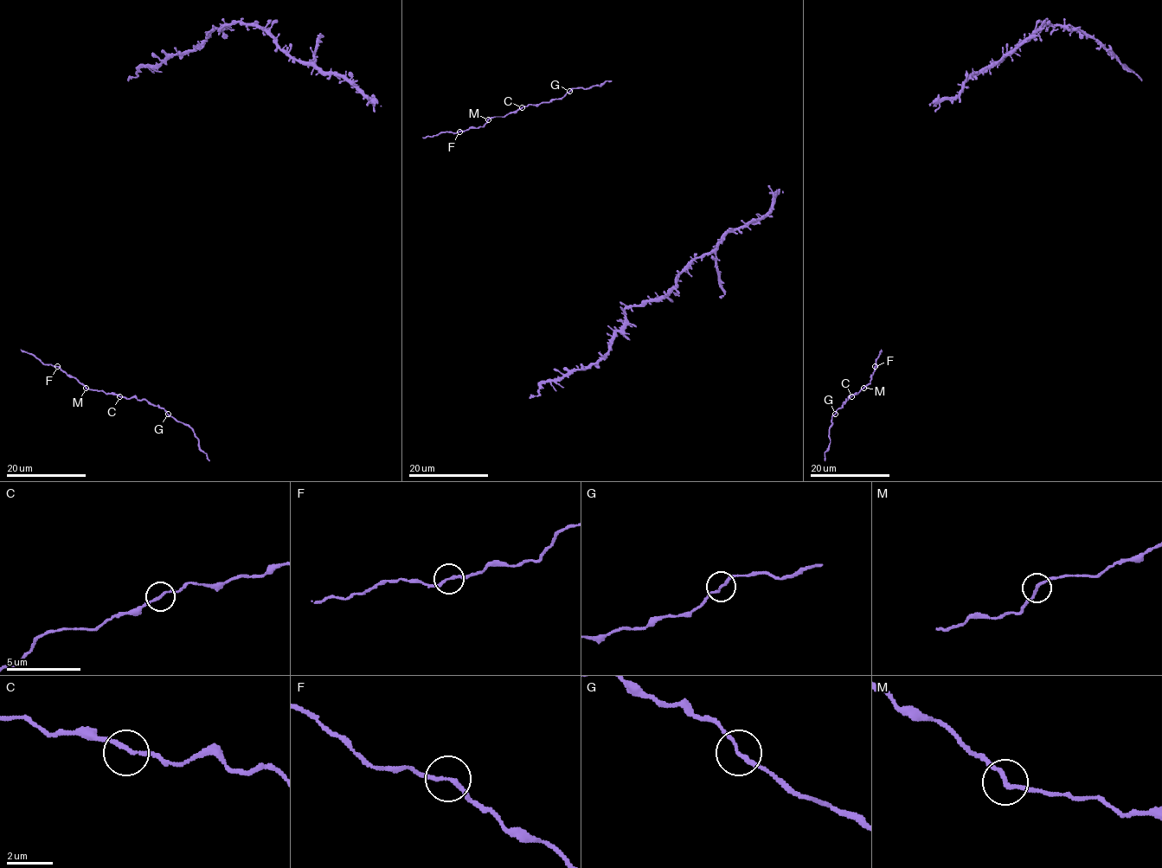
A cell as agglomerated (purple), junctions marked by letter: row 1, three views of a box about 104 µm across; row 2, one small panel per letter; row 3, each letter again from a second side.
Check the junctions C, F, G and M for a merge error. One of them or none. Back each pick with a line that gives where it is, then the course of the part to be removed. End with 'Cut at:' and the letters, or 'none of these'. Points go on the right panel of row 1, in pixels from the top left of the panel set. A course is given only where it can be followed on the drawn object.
Cut at: none of these

